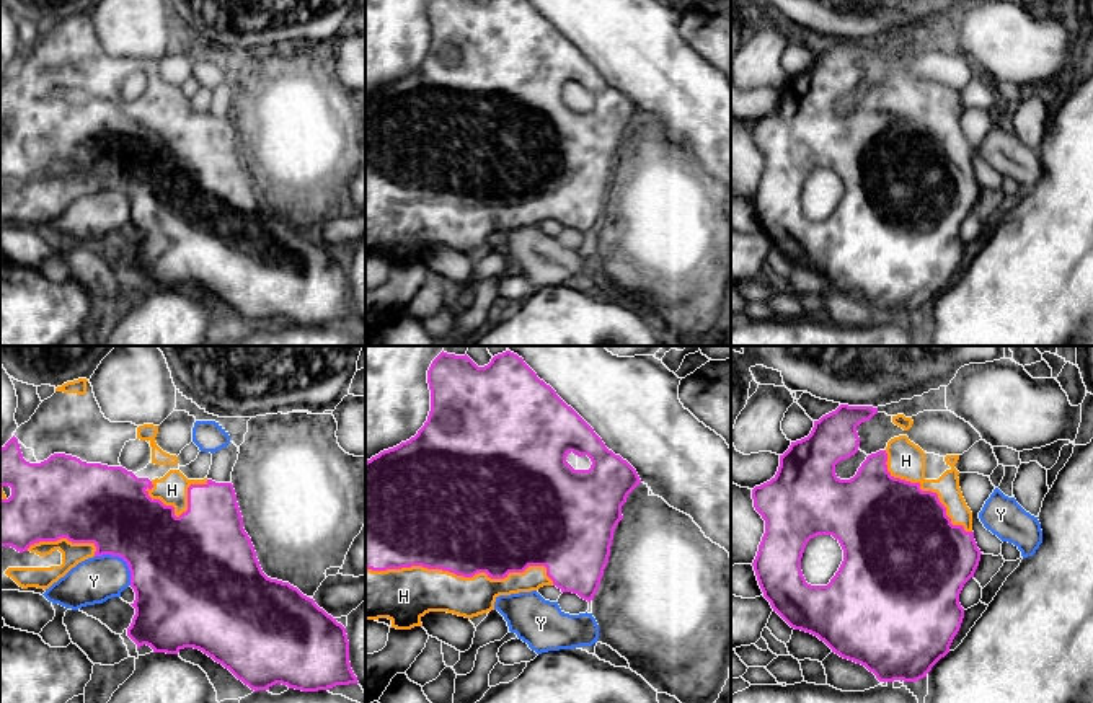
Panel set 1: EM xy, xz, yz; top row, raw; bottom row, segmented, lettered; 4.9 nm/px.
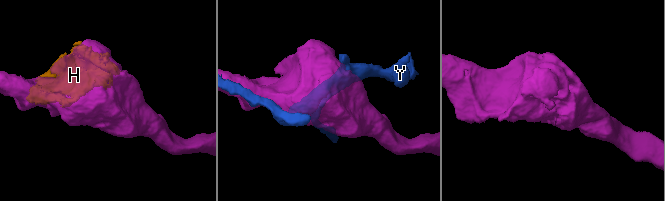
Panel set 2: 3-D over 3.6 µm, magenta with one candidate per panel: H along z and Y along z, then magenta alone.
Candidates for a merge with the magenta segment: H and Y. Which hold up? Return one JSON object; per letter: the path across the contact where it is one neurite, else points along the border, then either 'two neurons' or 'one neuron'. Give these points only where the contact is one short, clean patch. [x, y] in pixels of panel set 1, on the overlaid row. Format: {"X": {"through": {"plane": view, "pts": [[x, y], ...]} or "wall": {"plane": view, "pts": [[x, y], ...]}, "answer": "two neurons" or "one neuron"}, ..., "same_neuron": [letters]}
{"H": {"answer": "one neuron"}, "Y": {"answer": "two neurons"}, "same_neuron": ["H"]}

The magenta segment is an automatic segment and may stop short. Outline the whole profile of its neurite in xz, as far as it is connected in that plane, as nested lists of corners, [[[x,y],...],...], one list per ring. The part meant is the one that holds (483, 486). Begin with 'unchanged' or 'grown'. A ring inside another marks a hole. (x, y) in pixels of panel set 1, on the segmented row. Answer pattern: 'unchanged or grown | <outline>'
grown | [[[442,351],[427,370],[427,383],[431,411],[424,426],[409,440],[365,462],[365,620],[388,618],[390,628],[411,630],[423,626],[421,618],[429,612],[473,618],[494,610],[499,595],[532,592],[543,586],[556,586],[561,592],[573,592],[591,602],[608,563],[615,527],[623,519],[622,506],[641,483],[636,470],[608,450],[594,429],[540,380],[522,357],[511,351],[494,356],[485,367],[478,367],[467,354],[455,356]],[[571,452],[577,457],[587,455],[592,462],[591,468],[574,470],[566,462]]]

